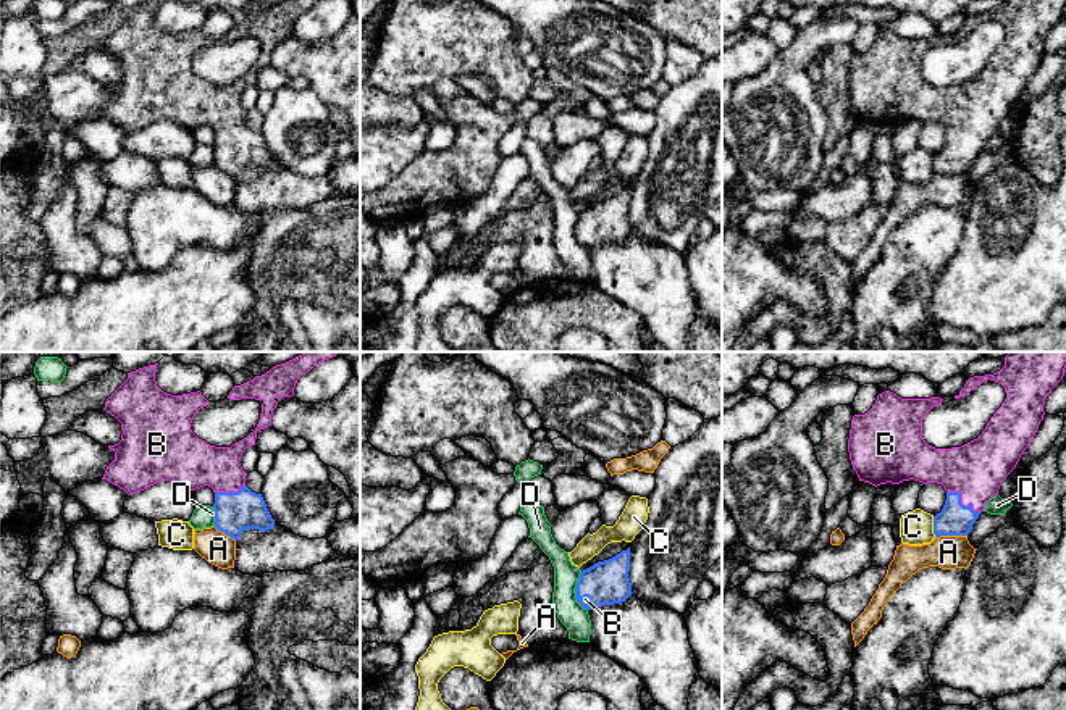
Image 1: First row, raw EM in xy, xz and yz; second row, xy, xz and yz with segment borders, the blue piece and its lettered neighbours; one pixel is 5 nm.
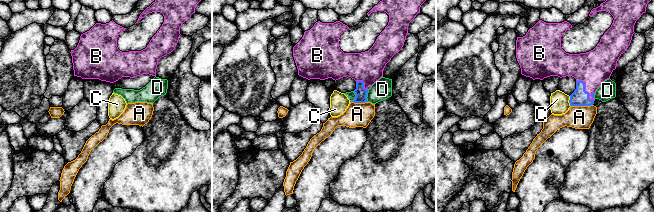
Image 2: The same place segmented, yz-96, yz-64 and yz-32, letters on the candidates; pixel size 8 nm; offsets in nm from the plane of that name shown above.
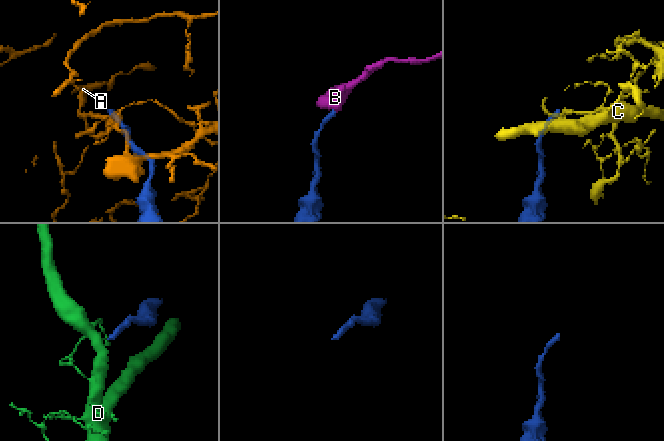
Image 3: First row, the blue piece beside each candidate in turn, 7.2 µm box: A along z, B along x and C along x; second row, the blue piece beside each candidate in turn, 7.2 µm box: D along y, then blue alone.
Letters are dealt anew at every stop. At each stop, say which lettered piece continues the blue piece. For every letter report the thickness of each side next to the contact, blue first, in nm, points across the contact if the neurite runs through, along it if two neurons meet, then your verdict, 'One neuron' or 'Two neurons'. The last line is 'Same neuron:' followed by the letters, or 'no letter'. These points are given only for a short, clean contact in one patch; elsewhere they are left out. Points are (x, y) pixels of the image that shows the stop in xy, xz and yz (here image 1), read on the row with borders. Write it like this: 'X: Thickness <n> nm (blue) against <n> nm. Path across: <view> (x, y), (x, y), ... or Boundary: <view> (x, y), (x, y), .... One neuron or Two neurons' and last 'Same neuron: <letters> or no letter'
A: Thickness 160 nm (blue) against 180 nm. Two neurons
B: Thickness 160 nm (blue) against 280 nm. Path across: yz (955, 518), (960, 512), (960, 502), (976, 470). One neuron
C: Thickness 160 nm (blue) against 170 nm. Boundary: yz (932, 517), (932, 533), (935, 536). Two neurons
D: Thickness 220 nm (blue) against 140 nm. Boundary: xz (580, 572), (575, 599), (587, 610). Two neurons
Same neuron: B

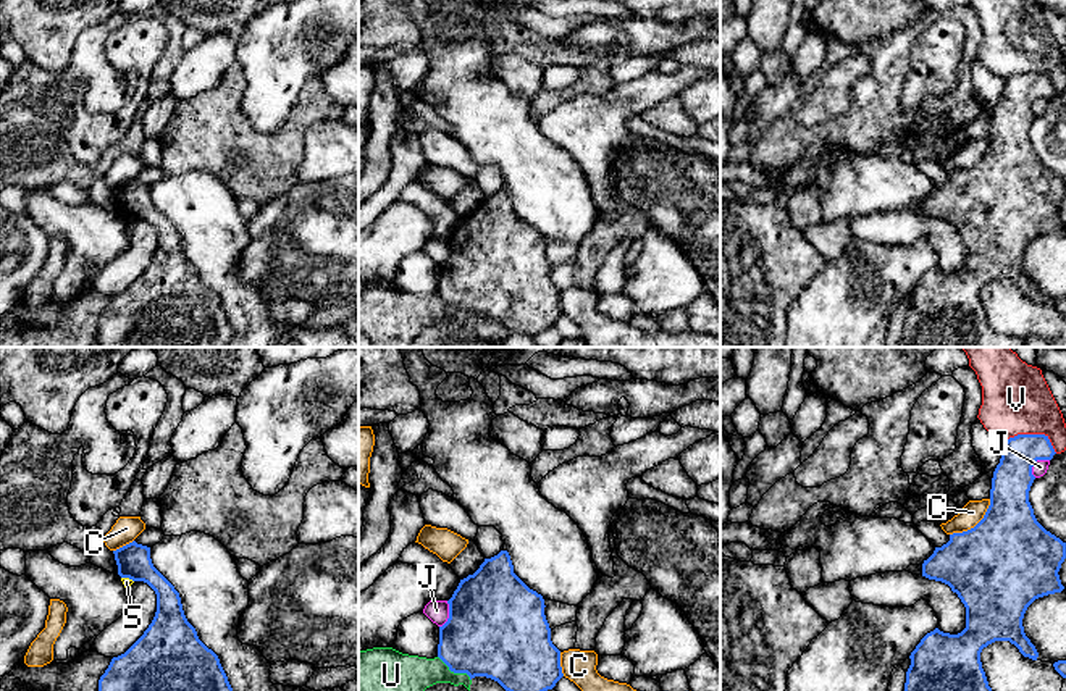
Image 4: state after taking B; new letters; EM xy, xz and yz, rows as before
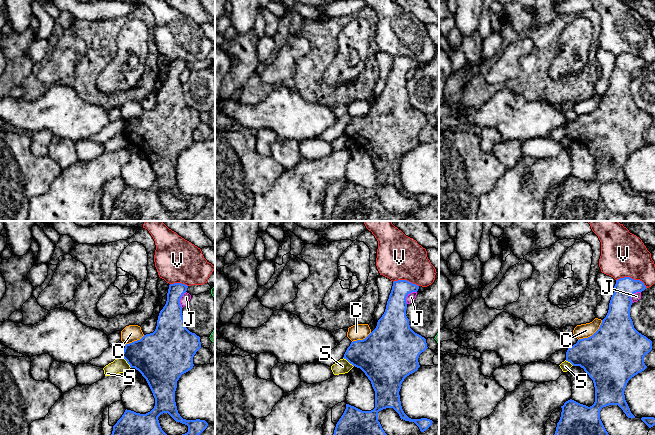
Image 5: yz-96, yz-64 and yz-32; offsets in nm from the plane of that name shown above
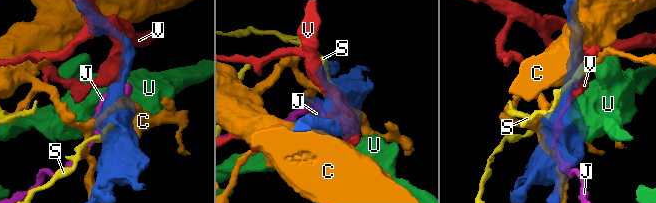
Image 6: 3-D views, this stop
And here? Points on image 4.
C: Thickness 480 nm (blue) against 110 nm. Two neurons
J: Thickness 200 nm (blue) against 70 nm. Two neurons
S: Thickness 170 nm (blue) against 50 nm. Boundary: xy (121, 577), (128, 577), (133, 582). Two neurons
U: Thickness 420 nm (blue) against 180 nm. Two neurons
V: Thickness 190 nm (blue) against 340 nm. Two neurons
Same neuron: no letter

